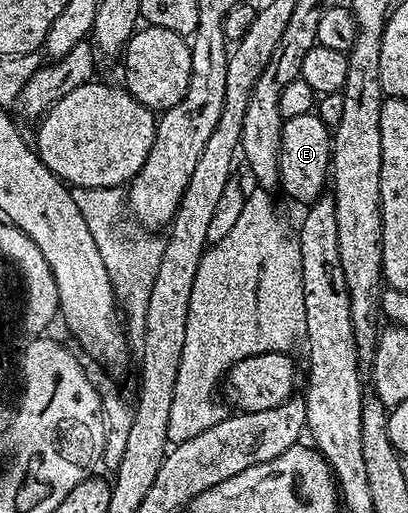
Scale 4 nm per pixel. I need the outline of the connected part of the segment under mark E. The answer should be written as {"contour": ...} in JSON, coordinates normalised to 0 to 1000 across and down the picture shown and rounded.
{"contour":[[[760,218],[696,236],[686,277],[684,363],[718,392],[760,398],[804,368],[814,267],[814,255],[782,232],[779,220]]]}

